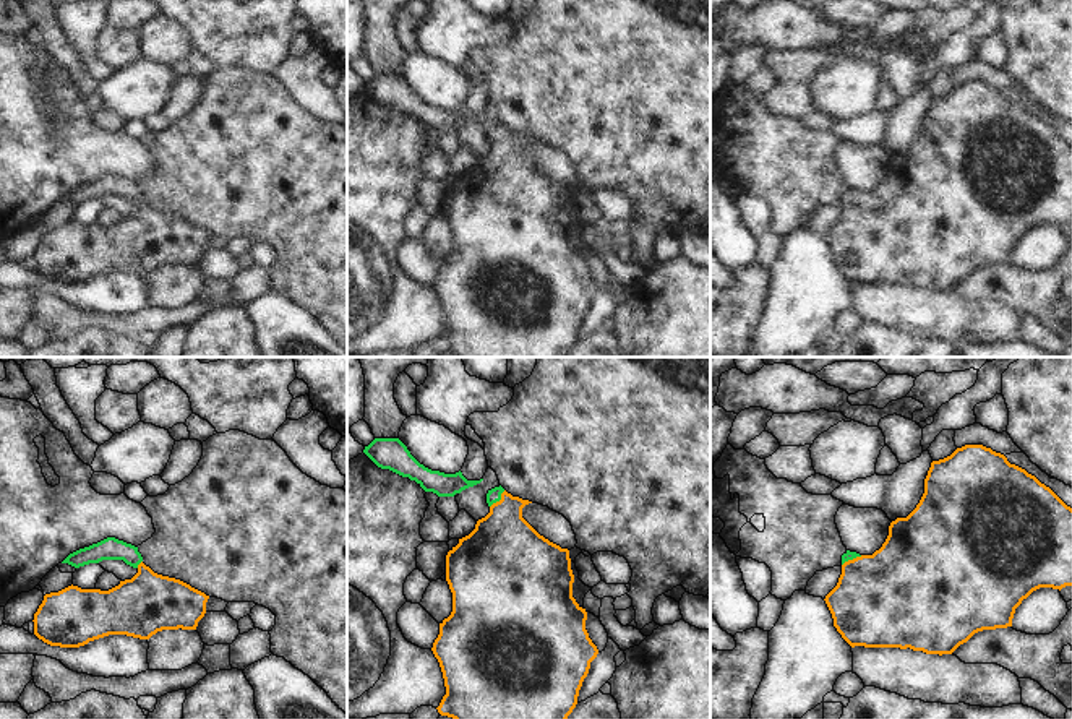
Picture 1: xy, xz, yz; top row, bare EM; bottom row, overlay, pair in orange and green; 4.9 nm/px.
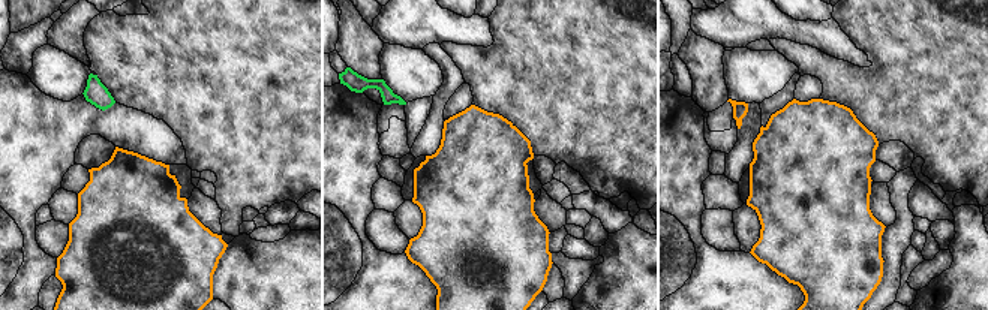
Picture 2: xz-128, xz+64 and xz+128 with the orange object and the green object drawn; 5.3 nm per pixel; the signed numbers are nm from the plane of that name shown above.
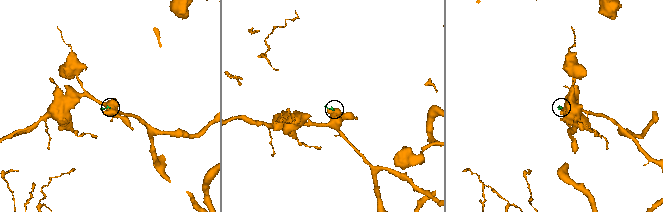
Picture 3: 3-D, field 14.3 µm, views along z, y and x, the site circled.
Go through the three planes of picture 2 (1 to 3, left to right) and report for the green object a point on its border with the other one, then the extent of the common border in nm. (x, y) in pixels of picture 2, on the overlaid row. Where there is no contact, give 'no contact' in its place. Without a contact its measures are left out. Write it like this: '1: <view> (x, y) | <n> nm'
1: no contact
2: no contact
3: no contact

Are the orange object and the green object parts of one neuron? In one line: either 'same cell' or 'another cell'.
same cell

